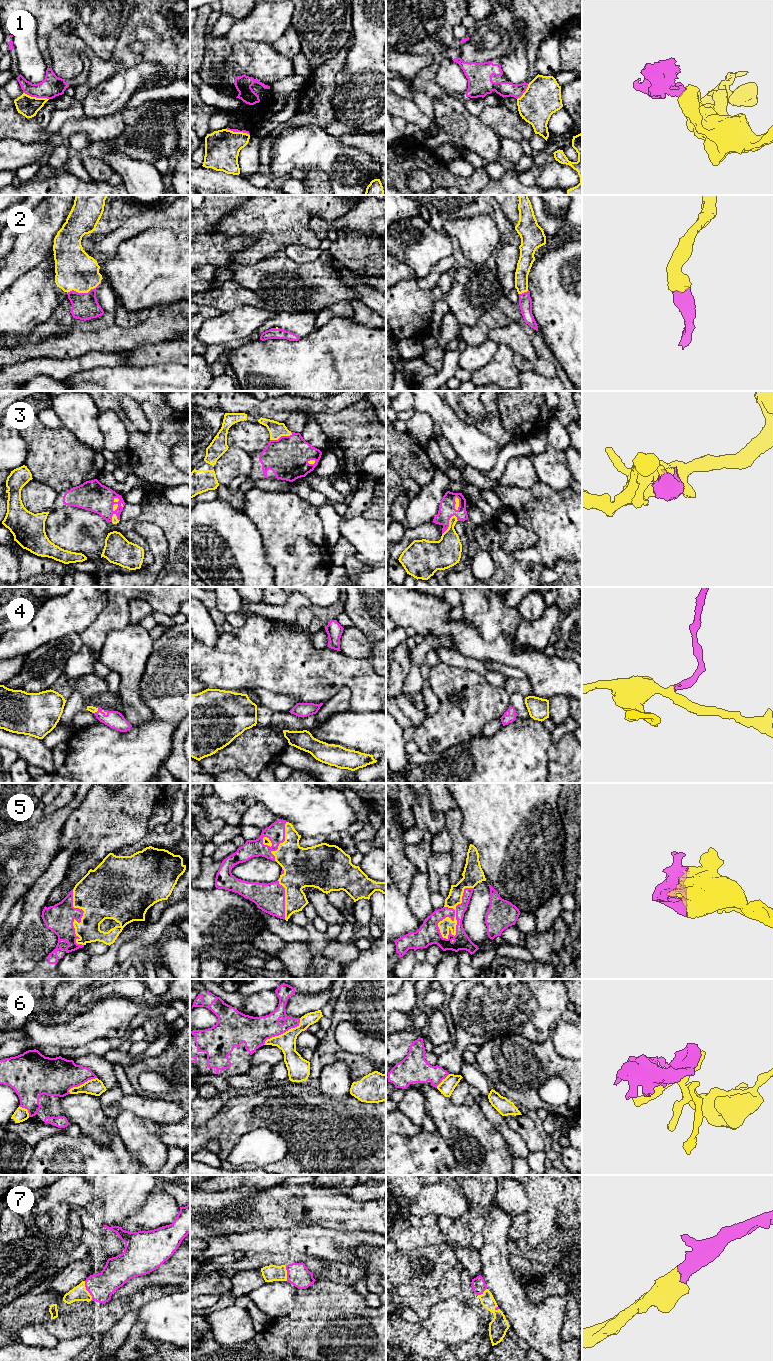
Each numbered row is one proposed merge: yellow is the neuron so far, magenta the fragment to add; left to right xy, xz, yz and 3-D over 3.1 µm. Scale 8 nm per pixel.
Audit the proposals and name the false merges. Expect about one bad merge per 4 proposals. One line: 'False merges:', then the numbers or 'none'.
False merges: 1, 6

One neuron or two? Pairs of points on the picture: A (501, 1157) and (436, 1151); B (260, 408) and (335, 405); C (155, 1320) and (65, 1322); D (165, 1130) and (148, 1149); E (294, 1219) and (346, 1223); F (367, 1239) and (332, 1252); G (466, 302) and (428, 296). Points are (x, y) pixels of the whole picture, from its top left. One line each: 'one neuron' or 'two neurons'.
A: two neurons
B: one neuron
C: one neuron
D: two neurons
E: one neuron
F: one neuron
G: two neurons

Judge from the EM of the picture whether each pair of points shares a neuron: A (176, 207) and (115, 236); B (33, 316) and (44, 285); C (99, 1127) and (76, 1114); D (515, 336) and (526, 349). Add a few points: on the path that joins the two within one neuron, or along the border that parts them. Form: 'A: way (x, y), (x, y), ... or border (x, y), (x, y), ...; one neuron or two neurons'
A: way (161, 214), (153, 215), (130, 228); one neuron
B: way (33, 308), (33, 296), (36, 293); one neuron
C: way (93, 1121), (86, 1114), (82, 1114); one neuron
D: way (517, 339), (523, 346); one neuron

